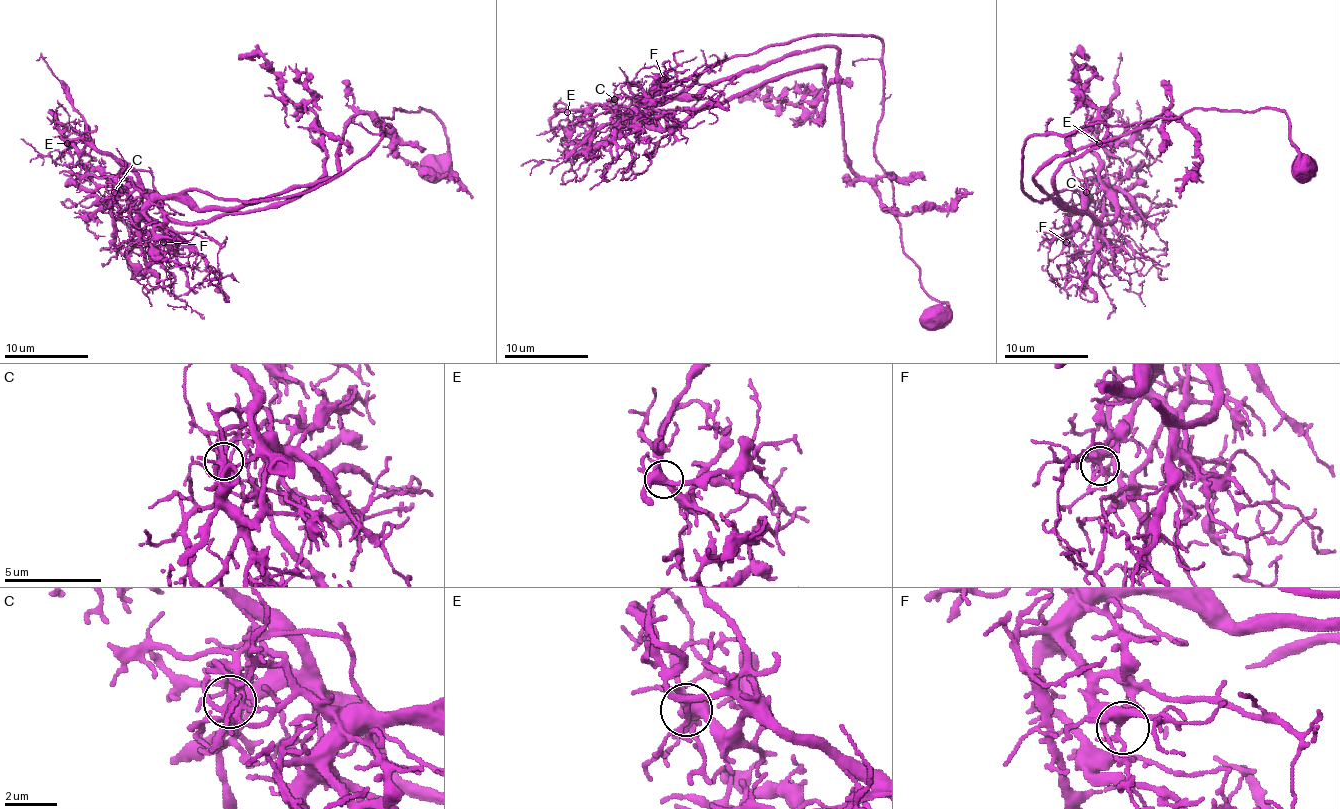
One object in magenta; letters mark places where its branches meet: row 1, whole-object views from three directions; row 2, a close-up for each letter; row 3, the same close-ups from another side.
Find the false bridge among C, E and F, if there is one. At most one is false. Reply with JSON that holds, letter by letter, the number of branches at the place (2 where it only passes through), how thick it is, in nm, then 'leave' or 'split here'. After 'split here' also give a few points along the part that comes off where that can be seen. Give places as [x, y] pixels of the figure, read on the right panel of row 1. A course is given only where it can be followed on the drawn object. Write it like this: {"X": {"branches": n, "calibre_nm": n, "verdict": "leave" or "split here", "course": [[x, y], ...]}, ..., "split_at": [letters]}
{"C": {"branches": 8, "calibre_nm": 280, "verdict": "split here", "course": [[1087, 191], [1095, 171], [1108, 223], [1053, 175], [1106, 133], [1072, 60], [1089, 60]]}, "E": {"branches": 4, "calibre_nm": 170, "verdict": "leave"}, "F": {"branches": 5, "calibre_nm": 380, "verdict": "leave"}, "split_at": ["C"]}

